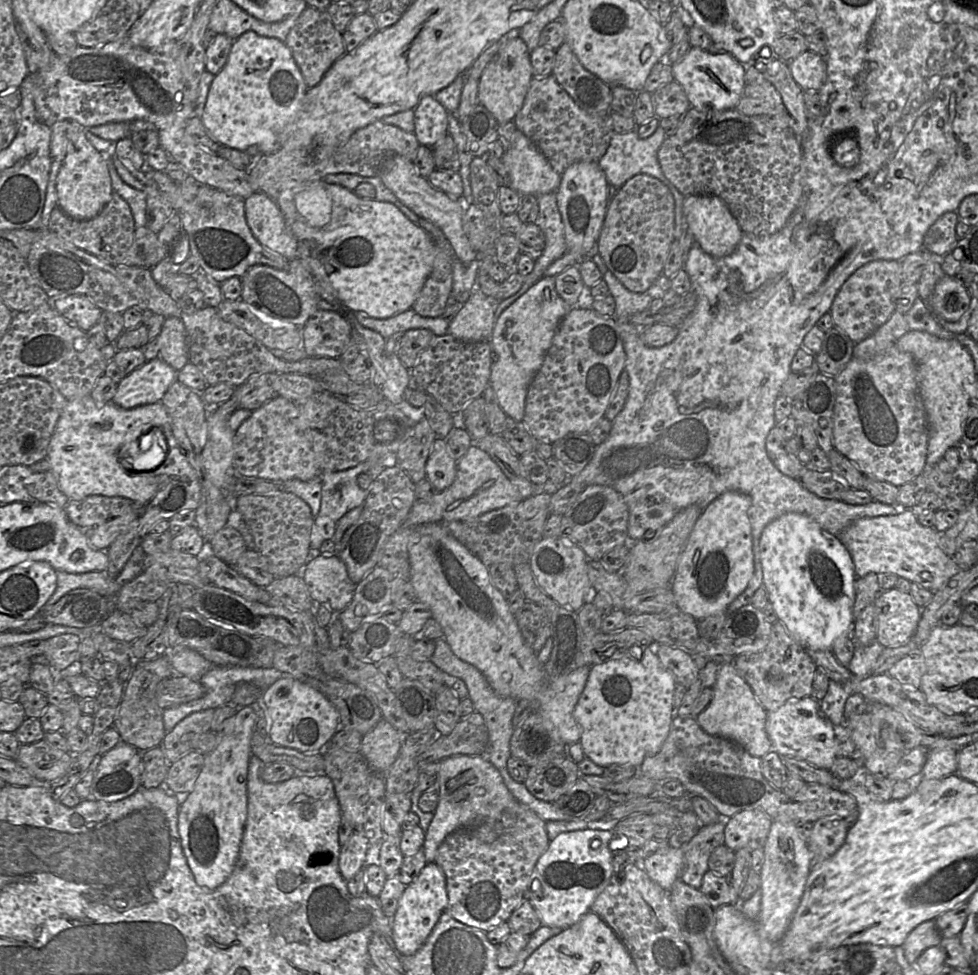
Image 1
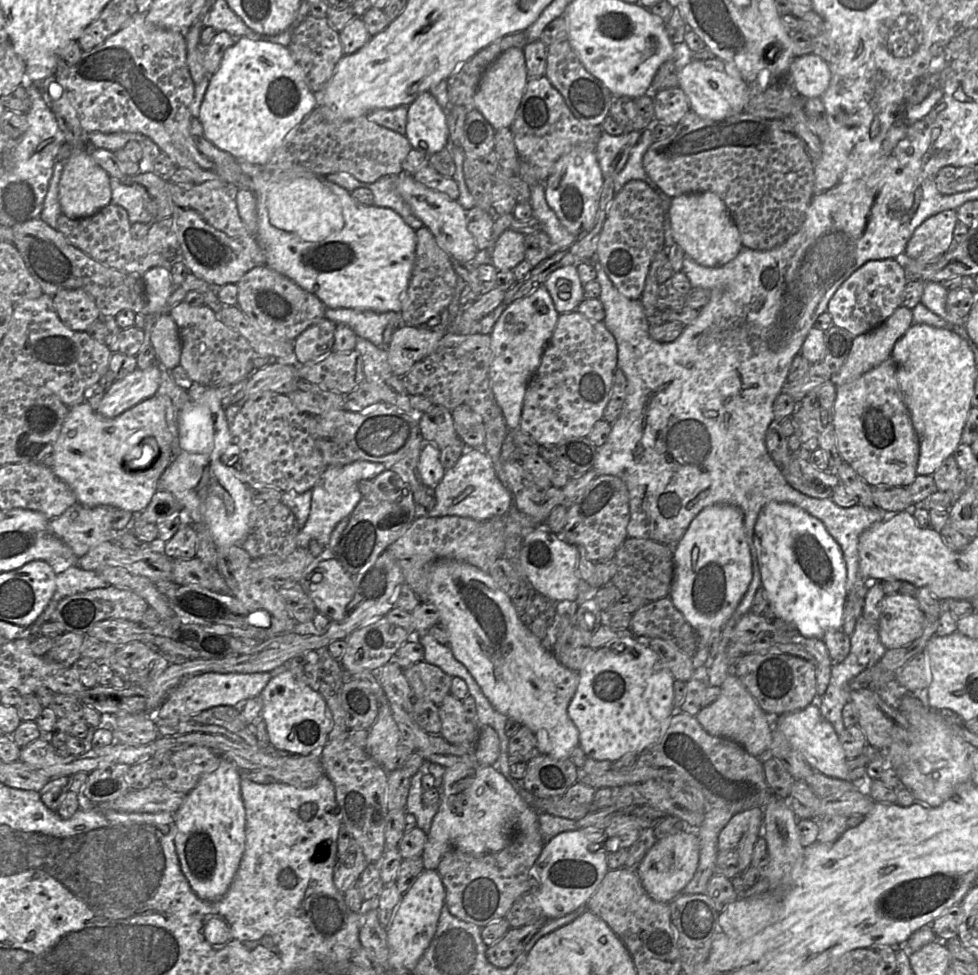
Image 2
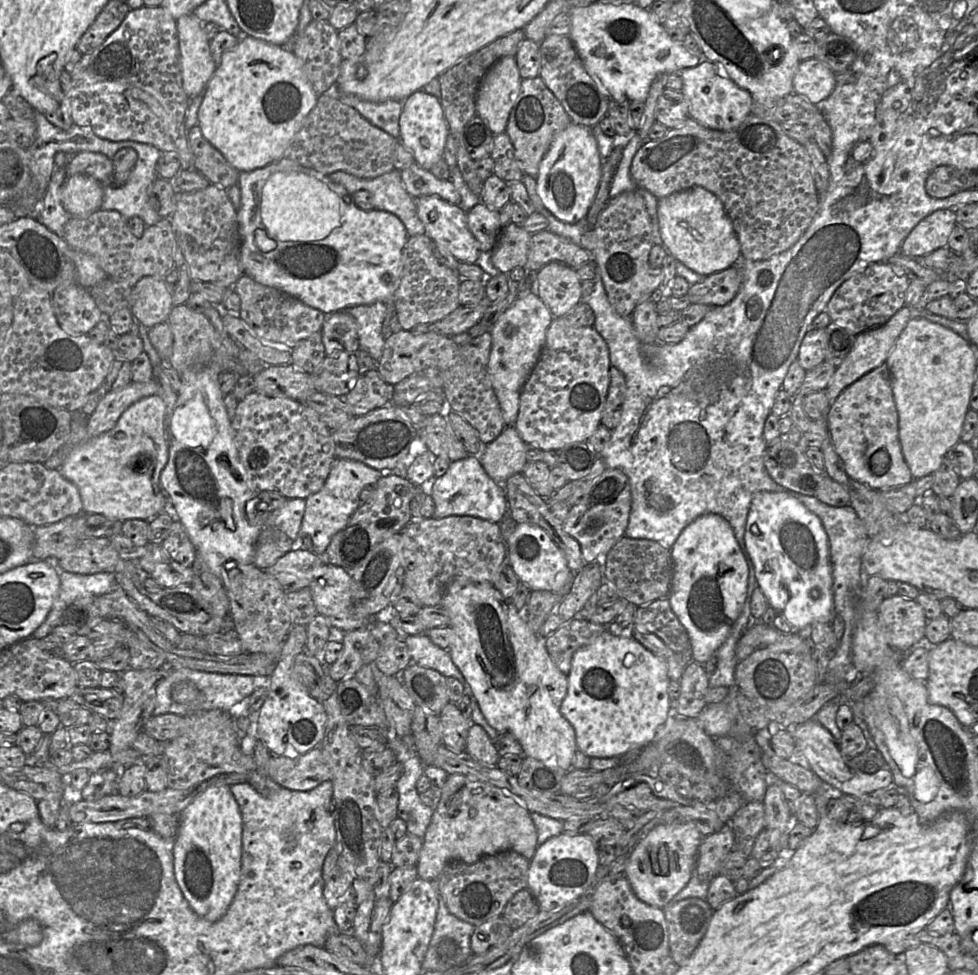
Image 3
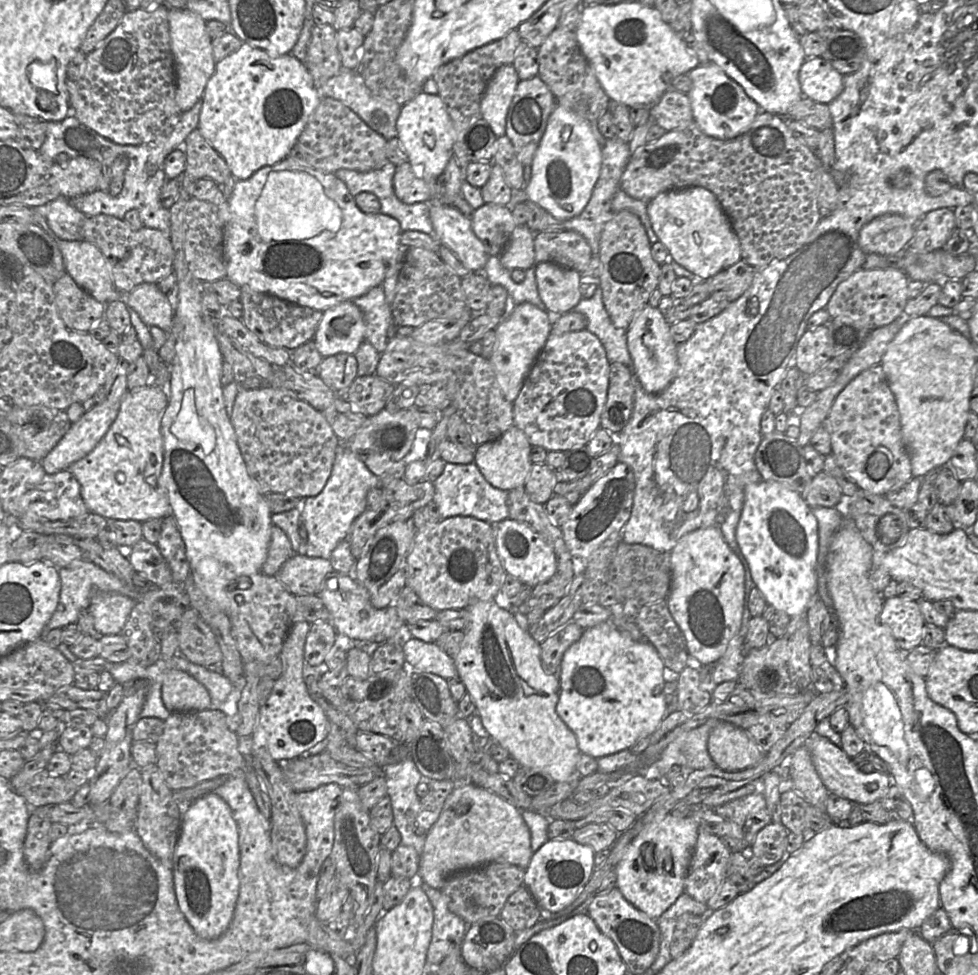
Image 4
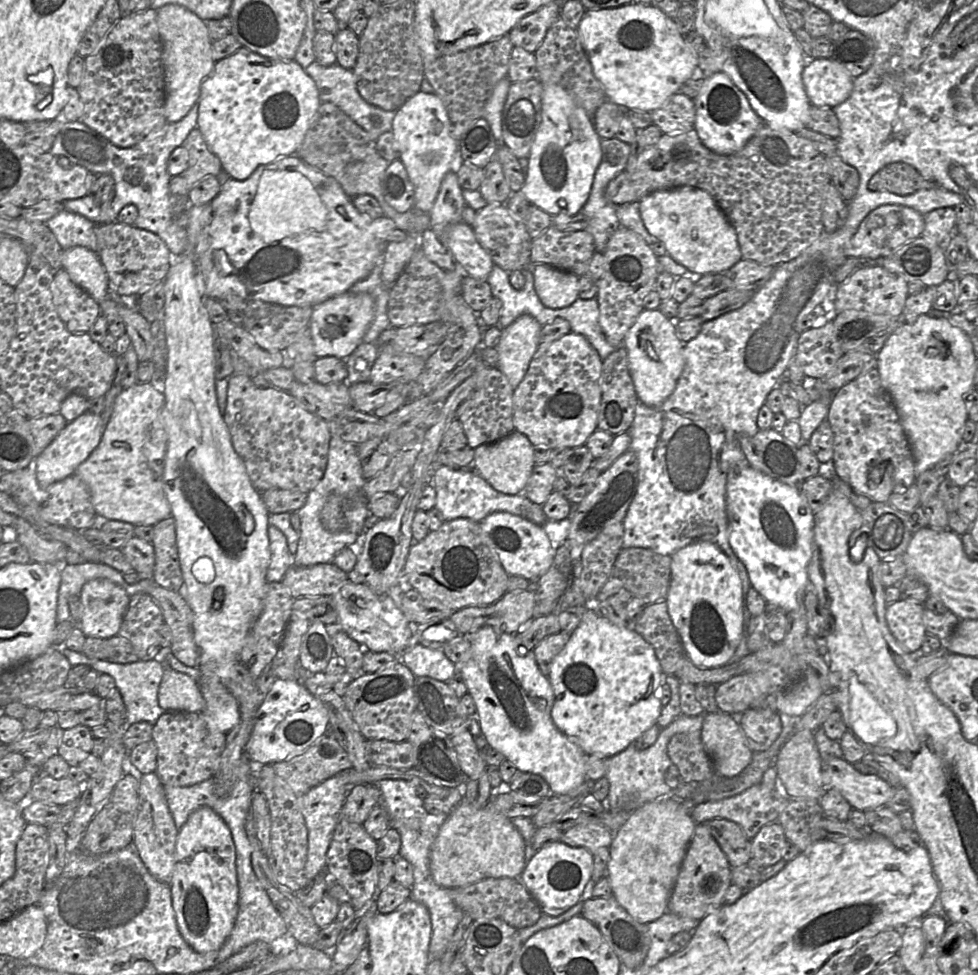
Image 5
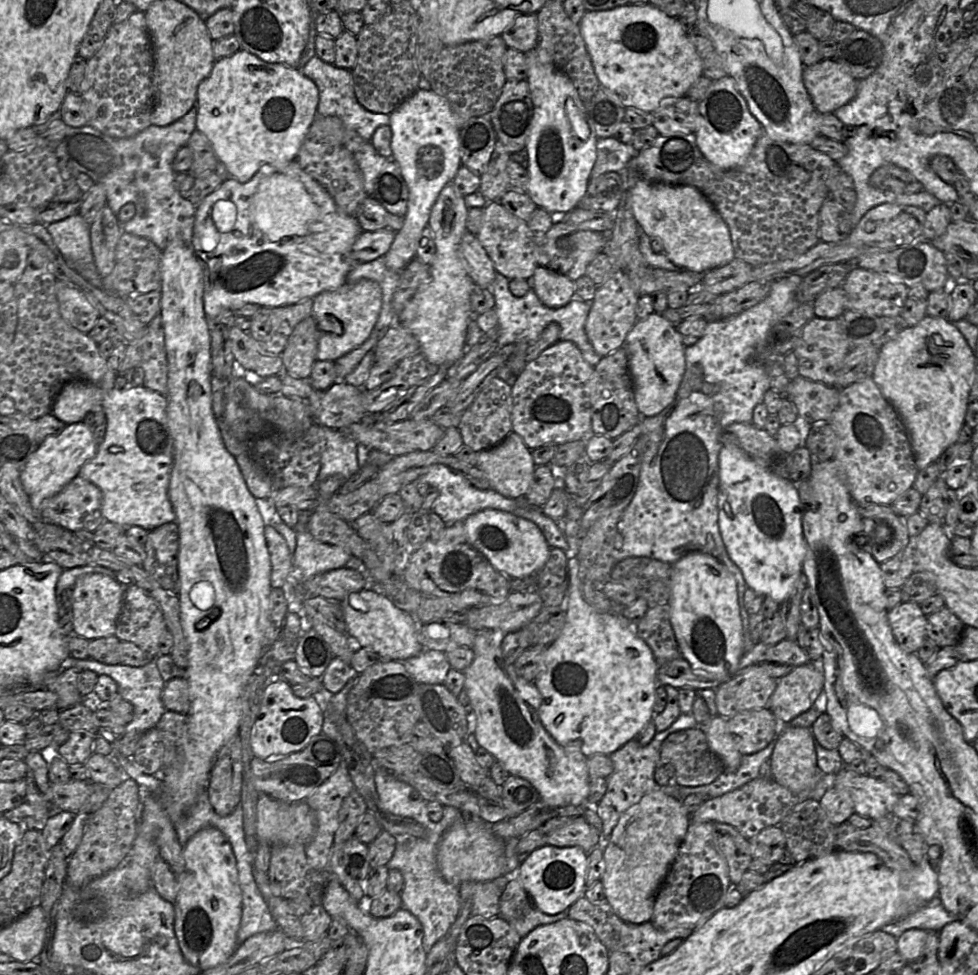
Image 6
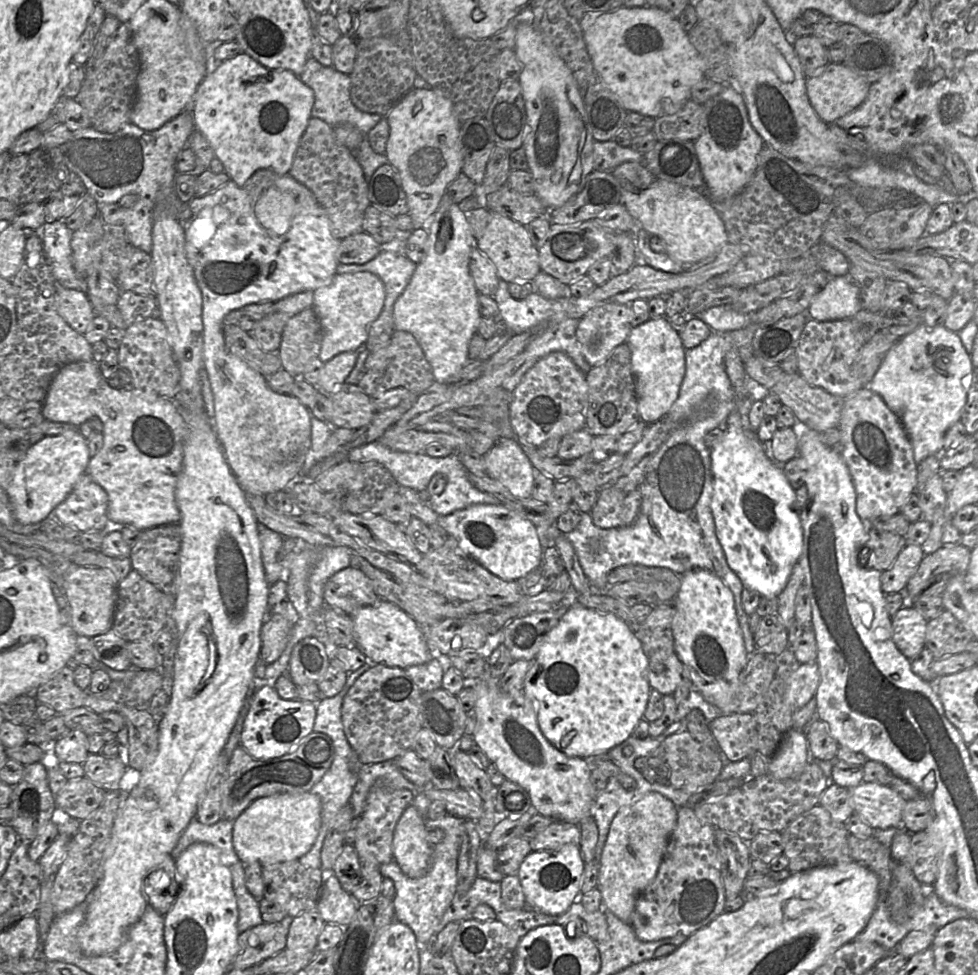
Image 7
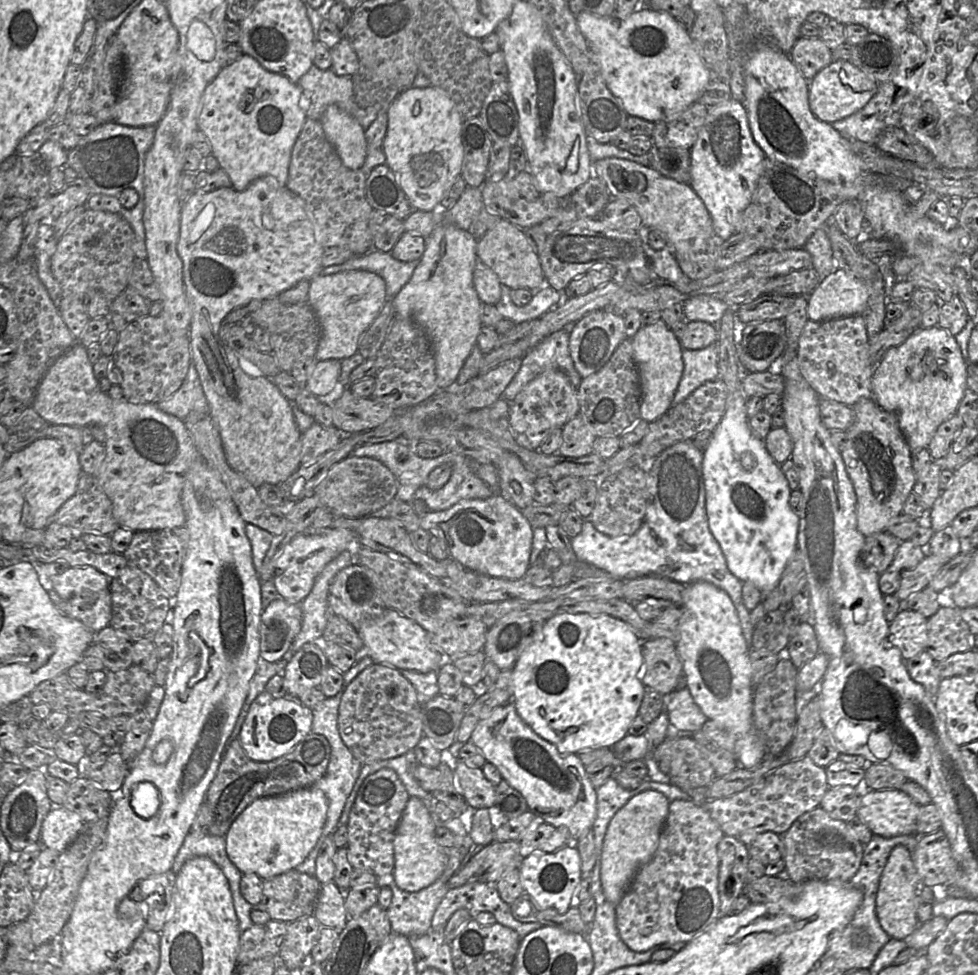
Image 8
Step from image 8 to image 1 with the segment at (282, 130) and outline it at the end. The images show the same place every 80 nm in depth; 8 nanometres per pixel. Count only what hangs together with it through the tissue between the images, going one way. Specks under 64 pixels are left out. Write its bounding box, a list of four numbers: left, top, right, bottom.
[200,31,307,154]

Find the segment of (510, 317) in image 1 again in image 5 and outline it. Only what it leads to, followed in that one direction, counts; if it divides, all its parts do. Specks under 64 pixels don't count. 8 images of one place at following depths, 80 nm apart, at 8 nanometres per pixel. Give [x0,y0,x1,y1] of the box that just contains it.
[495,314,542,390]

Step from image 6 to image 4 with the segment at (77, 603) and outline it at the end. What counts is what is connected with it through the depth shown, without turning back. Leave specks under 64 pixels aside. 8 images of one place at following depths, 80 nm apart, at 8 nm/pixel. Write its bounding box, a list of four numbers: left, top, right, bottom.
[88,593,136,636]

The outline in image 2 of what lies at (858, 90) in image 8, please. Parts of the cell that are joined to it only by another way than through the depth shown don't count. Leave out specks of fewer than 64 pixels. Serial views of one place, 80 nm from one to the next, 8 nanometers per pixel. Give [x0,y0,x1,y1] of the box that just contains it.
[789,53,831,98]

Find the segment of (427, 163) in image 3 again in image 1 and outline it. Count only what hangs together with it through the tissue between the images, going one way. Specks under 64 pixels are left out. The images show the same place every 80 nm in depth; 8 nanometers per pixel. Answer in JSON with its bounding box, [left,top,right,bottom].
[414,95,448,148]

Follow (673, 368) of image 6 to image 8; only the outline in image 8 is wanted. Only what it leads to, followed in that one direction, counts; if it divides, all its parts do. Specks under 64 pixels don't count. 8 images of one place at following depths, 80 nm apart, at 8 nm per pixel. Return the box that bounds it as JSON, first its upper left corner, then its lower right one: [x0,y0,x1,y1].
[631,319,683,423]

